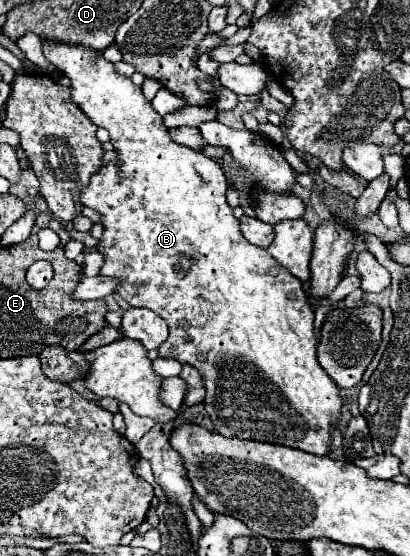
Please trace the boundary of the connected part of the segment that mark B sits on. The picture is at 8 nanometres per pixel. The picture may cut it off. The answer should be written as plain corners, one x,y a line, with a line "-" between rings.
45,40
43,42
43,54
65,76
71,78
71,88
73,88
73,92
71,92
73,96
71,98
79,104
81,110
85,110
85,114
97,126
103,126
103,128
109,130
111,142
113,142
115,150
119,152
115,162
105,164
99,172
95,172
91,176
89,186
85,186
83,194
81,194
81,204
83,206
95,208
97,212
103,214
105,234
99,240
99,252
105,256
105,264
103,264
101,276
117,276
123,282
117,292
131,306
149,308
149,310
159,314
169,324
171,336
163,342
163,346
159,346
159,356
175,358
181,364
193,364
193,366
197,366
201,370
203,380
205,380
205,388
207,388
207,396
205,396
203,404
205,404
205,410
209,412
209,416
211,416
211,420
215,424
215,432
219,432
223,436
245,438
245,440
283,444
283,446
299,448
299,450
315,454
315,456
327,456
331,452
331,444
333,444
333,438
331,438
333,428
339,428
343,398
339,396
337,384
327,376
327,372
317,362
317,338
315,338
315,332
313,332
313,320
315,320
313,308
307,302
307,296
303,292
303,284
287,268
283,268
265,248
249,244
247,238
241,234
241,224
233,216
233,208
227,204
227,198
225,198
227,180
225,180
225,174
221,170
221,164
211,160
211,158
207,158
205,154
201,154
197,150
191,150
187,146
181,146
181,144
173,142
169,138
169,130
163,124
163,116
157,114
153,110
153,106
145,100
141,88
135,86
131,82
131,78
117,74
113,64
107,62
101,52
93,52
91,48
85,48
85,46
71,46
71,44
63,44
63,42

